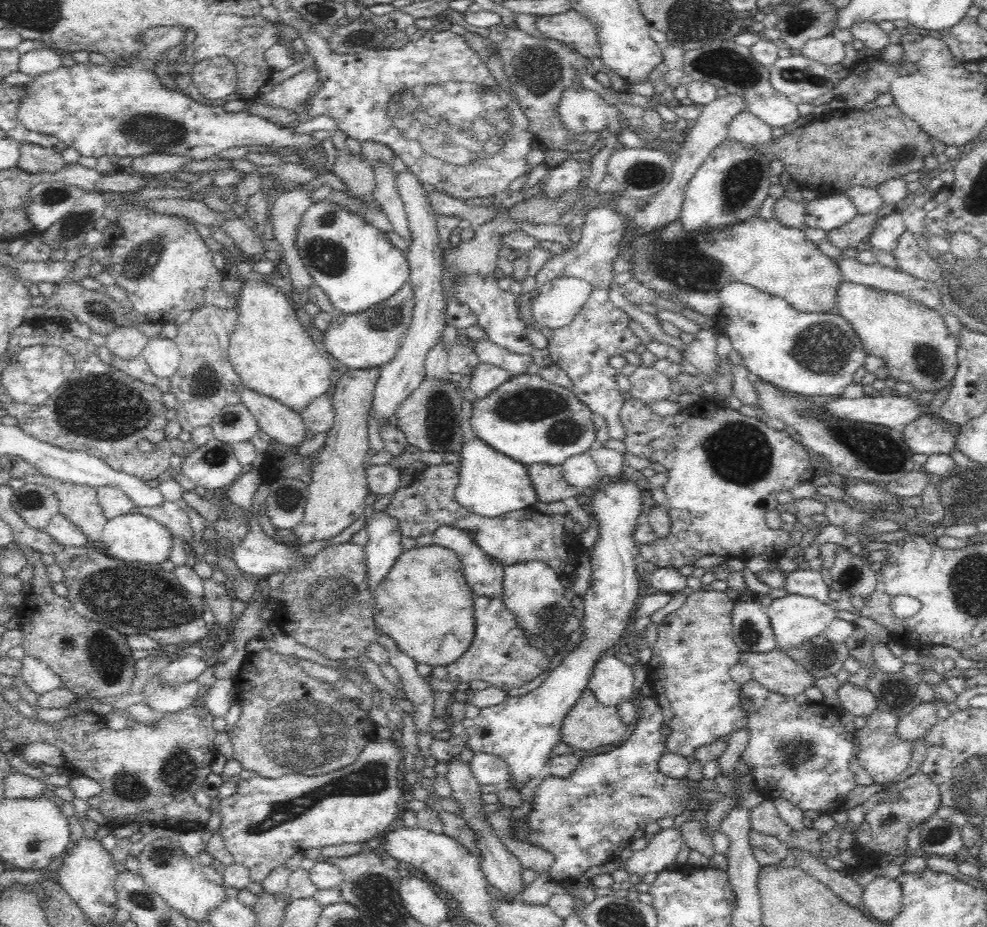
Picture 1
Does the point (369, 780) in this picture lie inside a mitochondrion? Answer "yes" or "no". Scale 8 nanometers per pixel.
yes

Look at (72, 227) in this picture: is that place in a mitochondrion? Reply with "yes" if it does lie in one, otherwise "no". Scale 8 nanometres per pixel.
yes

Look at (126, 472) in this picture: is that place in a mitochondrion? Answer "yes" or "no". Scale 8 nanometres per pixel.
no

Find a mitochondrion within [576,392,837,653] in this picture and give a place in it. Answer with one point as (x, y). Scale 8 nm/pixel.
(739, 452)

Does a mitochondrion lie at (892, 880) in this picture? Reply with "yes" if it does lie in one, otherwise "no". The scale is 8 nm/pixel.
no

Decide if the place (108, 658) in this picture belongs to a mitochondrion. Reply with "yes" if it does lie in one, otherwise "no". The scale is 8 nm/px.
yes

